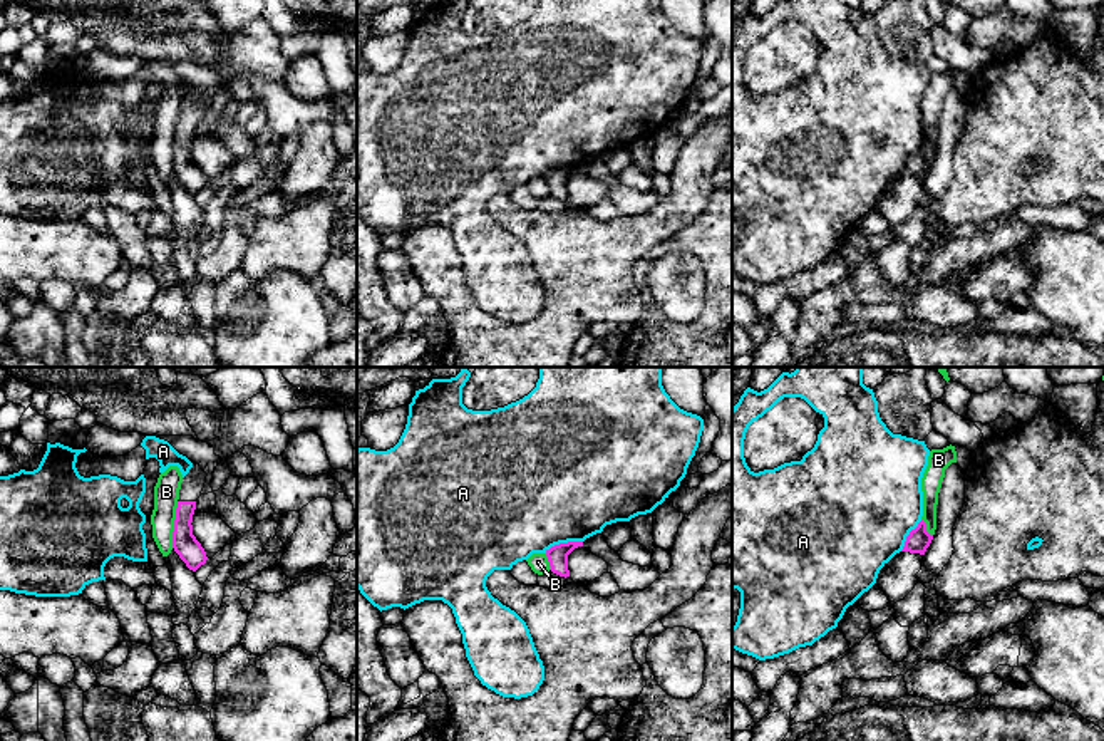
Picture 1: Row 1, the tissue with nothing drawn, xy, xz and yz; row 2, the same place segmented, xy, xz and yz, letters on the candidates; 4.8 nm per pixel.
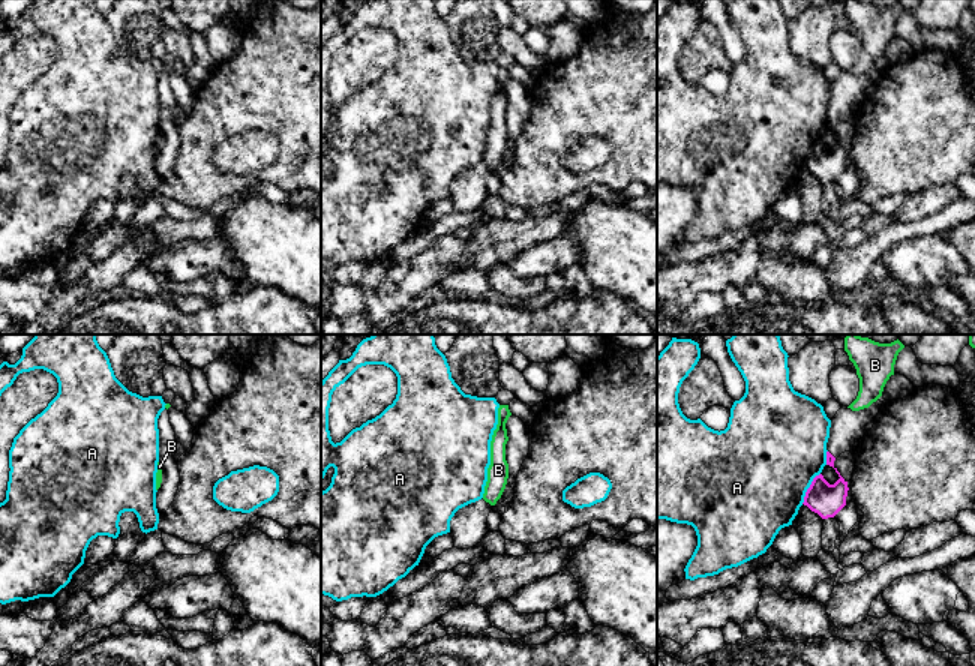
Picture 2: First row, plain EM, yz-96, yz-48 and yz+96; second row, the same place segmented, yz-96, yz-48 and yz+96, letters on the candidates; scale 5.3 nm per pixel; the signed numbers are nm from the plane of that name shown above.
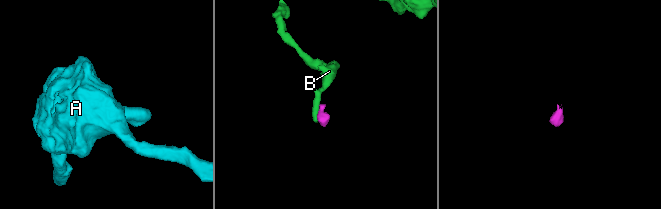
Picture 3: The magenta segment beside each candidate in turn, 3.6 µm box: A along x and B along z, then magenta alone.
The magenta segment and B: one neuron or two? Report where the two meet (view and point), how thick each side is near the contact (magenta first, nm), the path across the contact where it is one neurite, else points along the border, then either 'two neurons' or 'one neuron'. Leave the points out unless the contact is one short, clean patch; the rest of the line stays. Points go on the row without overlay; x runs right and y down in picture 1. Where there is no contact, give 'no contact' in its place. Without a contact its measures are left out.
meets magenta in xy at (175, 150); 120 nm thick on the magenta side, 130 nm on the other; border along xy (178, 126), (171, 171); two neurons

